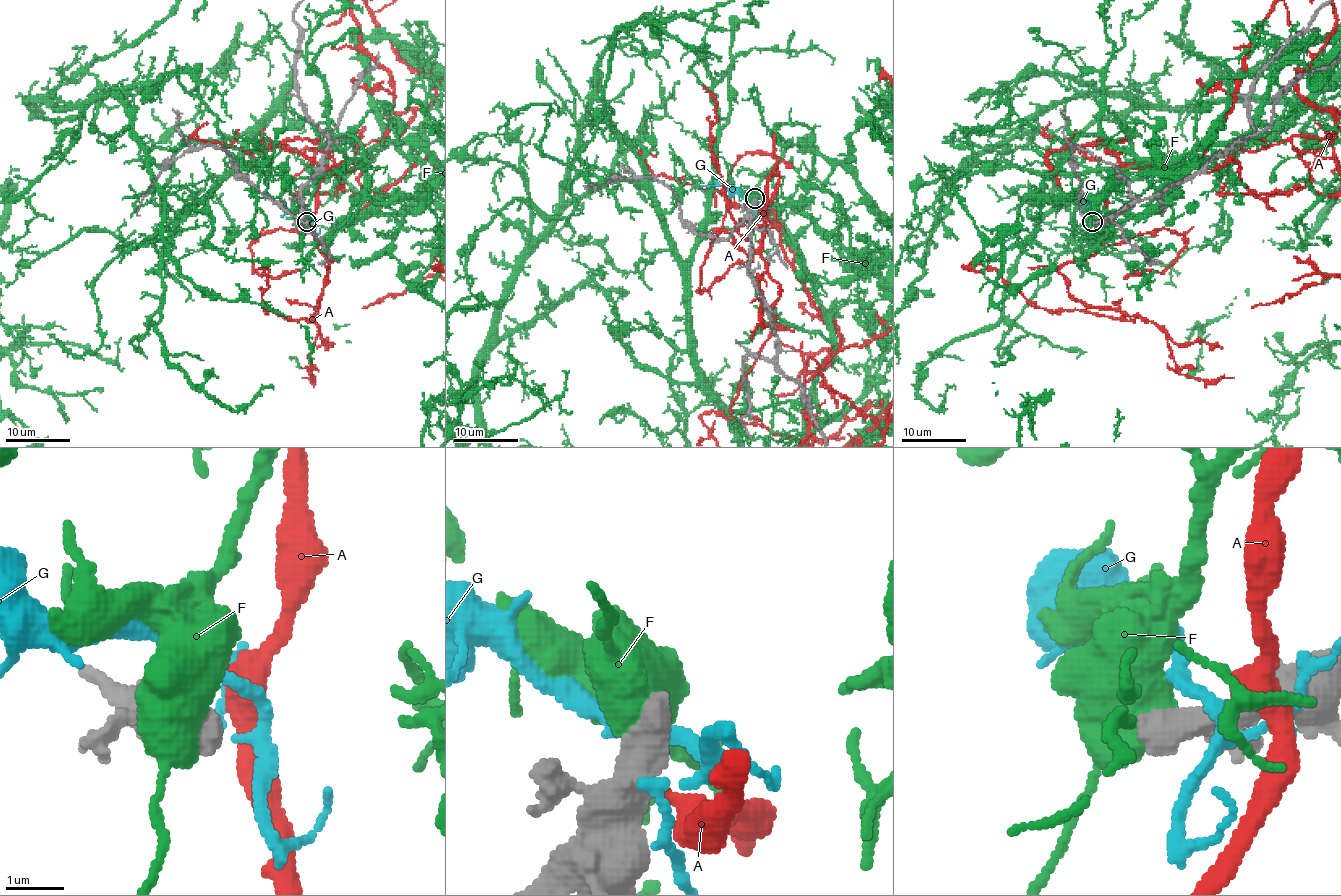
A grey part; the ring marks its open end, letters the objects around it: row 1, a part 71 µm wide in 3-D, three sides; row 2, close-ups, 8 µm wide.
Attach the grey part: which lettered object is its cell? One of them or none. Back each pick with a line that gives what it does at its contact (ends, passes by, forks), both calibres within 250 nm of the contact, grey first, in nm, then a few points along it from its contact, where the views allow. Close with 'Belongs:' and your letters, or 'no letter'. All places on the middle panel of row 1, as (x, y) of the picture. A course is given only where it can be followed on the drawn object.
Belongs: no letter

